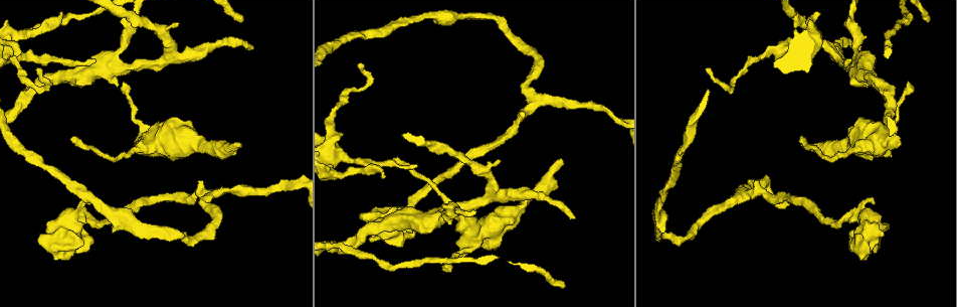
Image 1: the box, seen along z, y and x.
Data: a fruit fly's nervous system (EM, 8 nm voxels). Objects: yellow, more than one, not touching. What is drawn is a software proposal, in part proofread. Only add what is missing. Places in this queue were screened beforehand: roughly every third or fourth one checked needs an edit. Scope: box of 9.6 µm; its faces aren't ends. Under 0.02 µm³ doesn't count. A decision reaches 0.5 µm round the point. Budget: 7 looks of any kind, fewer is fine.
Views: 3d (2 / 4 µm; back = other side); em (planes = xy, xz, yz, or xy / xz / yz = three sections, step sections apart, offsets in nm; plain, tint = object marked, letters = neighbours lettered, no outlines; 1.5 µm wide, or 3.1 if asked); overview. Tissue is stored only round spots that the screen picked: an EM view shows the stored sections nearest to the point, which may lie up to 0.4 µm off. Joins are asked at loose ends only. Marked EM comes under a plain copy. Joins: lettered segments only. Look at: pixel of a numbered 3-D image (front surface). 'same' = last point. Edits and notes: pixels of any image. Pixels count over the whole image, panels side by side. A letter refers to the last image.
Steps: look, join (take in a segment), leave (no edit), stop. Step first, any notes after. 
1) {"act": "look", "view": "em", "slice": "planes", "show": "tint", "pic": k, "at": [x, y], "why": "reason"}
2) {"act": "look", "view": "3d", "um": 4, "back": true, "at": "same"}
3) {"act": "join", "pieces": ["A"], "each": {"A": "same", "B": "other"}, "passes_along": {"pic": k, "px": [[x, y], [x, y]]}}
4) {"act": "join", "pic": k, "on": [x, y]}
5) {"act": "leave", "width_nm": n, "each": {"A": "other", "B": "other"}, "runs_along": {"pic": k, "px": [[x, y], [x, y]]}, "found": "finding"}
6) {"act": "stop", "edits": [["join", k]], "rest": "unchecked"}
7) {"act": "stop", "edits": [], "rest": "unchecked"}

{"act": "look", "view": "3d", "um": 4, "back": true, "pic": 1, "at": [860, 48], "why": "branch stops here"}

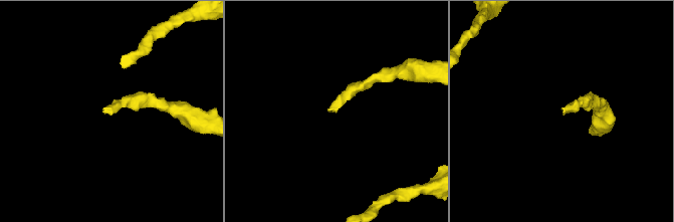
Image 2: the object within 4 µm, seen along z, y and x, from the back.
{"act": "look", "view": "em", "slice": "xy", "step": 8, "show": "tint", "pic": 2, "at": [328, 109], "why": "shape alone is not enough"}

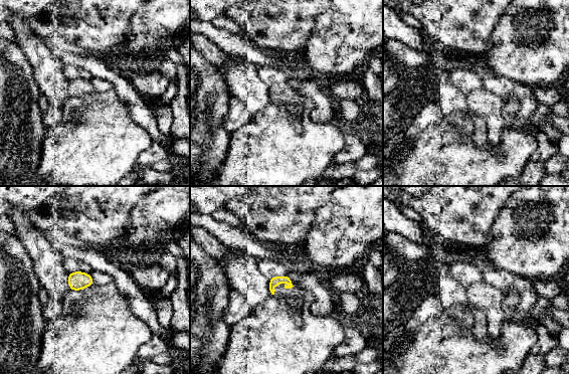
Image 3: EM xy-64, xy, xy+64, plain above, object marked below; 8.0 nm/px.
{"act": "look", "view": "em", "slice": "xy", "step": 8, "show": "letters", "at": "same"}

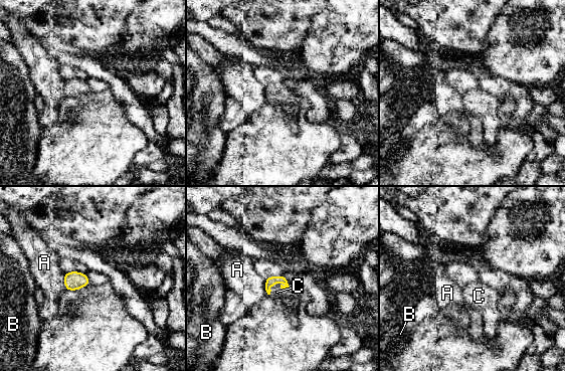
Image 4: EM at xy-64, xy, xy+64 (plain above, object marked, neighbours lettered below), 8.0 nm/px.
{"act": "join", "pieces": ["C"], "longest_contact_nm": ["C", 180], "each": {"A": "other", "B": "other", "C": "same"}, "passes_along": {"pic": 4, "px": [[270, 281], [279, 281], [276, 292]]}, "found": "the neuron continues"}

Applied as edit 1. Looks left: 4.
{"act": "look", "view": "em", "slice": "planes", "show": "letters", "pic": 1, "at": [801, 145], "why": "long arm stops here"}

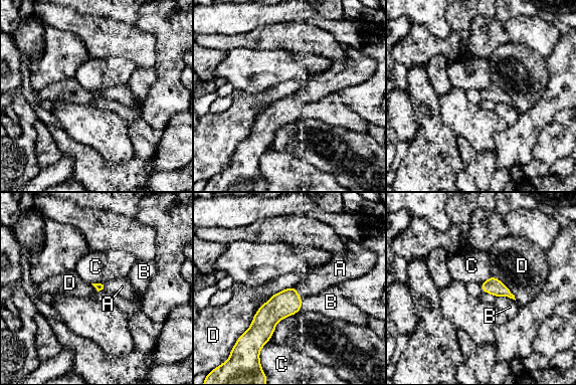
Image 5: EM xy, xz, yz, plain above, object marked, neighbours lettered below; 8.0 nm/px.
{"act": "join", "pieces": ["A"], "longest_contact_nm": ["D", 360], "each": {"A": "same", "B": "other", "C": "other", "D": "other"}, "found": "the neuron continues"}

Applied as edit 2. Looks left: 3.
{"act": "look", "view": "3d", "um": 2, "pic": 1, "at": [383, 175]}

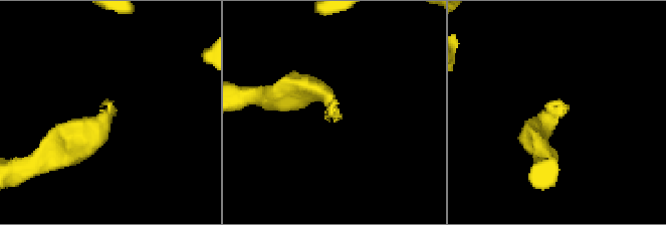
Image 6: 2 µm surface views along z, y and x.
{"act": "look", "view": "em", "slice": "planes", "show": "letters", "pic": 6, "at": [333, 113], "why": "shape alone is not enough"}

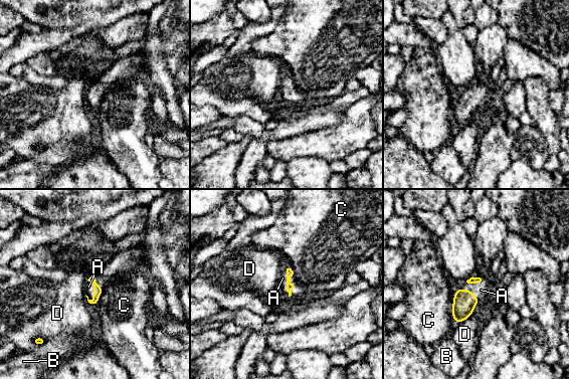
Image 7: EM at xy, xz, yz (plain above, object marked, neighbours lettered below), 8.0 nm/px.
{"act": "join", "pieces": ["A"], "each": {"A": "same", "B": "other", "C": "other", "D": "other"}, "passes_along": {"pic": 7, "px": [[290, 272], [287, 282], [282, 277]]}, "found": "it goes on there"}

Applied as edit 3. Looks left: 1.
{"act": "stop", "edits": [["join", 4], ["join", 5], ["join", 7]], "rest": "unchecked"}

